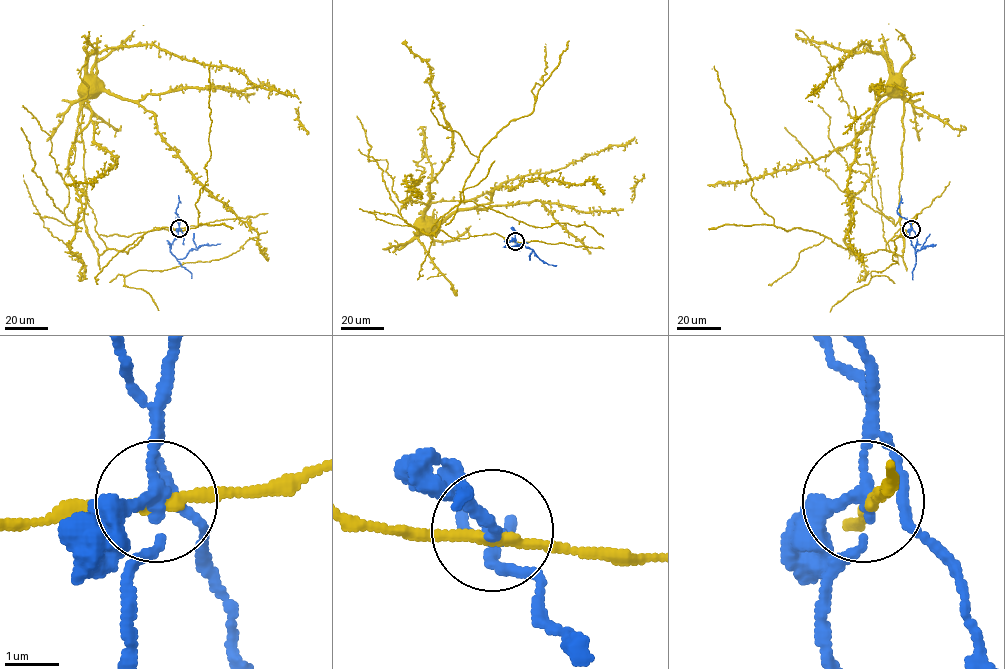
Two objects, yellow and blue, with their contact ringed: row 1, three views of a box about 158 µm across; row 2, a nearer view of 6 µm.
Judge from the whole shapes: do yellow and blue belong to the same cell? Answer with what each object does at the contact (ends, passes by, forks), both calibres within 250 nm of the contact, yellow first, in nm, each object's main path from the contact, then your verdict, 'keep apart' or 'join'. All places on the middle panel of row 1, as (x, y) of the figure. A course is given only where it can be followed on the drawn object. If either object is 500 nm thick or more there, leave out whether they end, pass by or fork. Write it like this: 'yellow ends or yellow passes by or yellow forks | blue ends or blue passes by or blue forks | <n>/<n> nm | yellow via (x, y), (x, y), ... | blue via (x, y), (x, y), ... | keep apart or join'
yellow passes by | blue passes by | 220/200 nm | yellow via (515, 241), (496, 233), (452, 238), (435, 224), (442, 216), (434, 233), (415, 233), (425, 220) | blue via (515, 241), (505, 244), (523, 245), (533, 249), (541, 260), (556, 265) | keep apart

